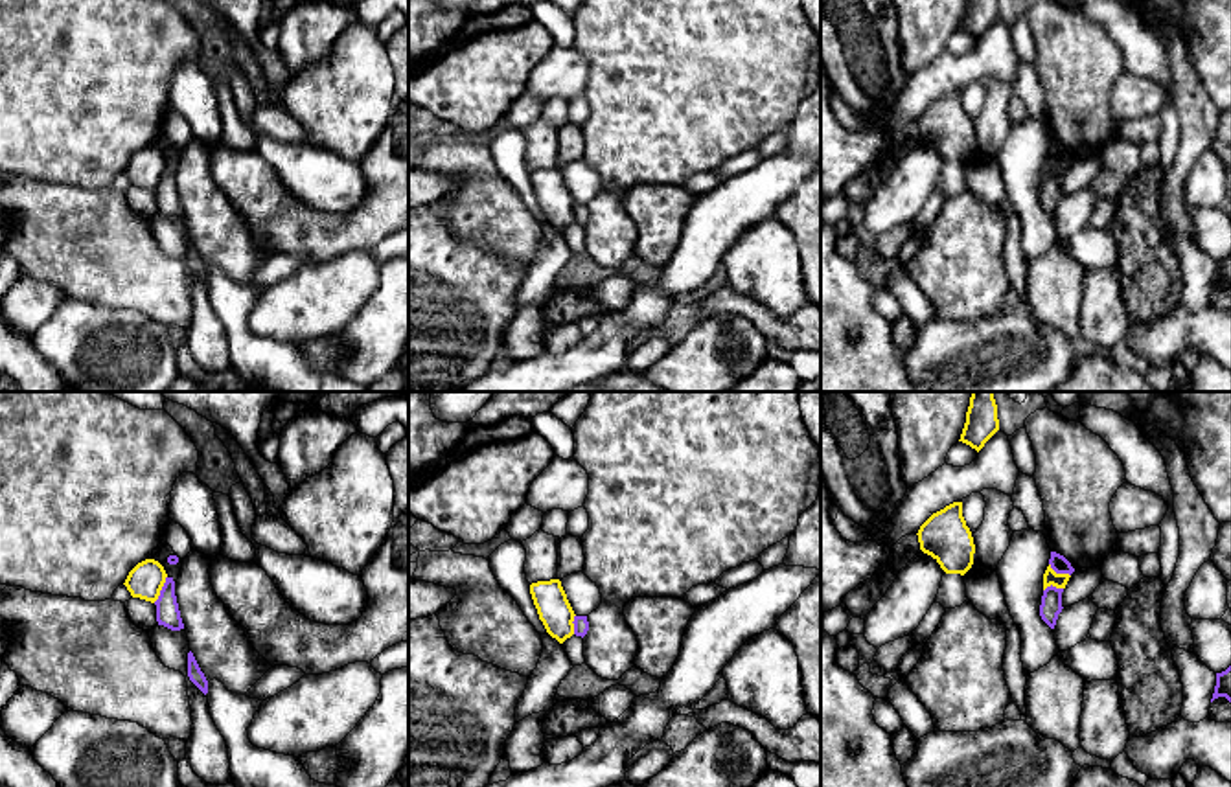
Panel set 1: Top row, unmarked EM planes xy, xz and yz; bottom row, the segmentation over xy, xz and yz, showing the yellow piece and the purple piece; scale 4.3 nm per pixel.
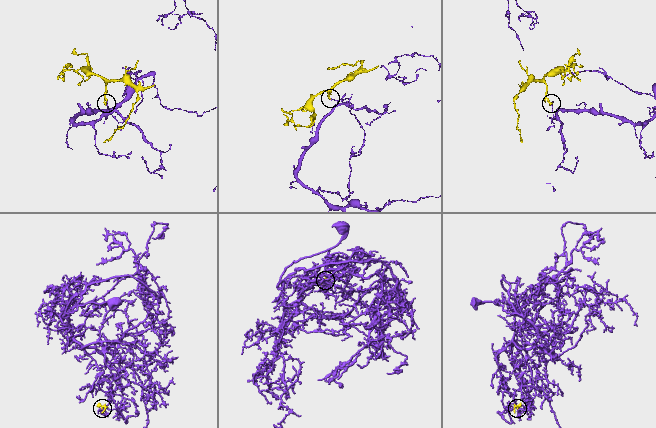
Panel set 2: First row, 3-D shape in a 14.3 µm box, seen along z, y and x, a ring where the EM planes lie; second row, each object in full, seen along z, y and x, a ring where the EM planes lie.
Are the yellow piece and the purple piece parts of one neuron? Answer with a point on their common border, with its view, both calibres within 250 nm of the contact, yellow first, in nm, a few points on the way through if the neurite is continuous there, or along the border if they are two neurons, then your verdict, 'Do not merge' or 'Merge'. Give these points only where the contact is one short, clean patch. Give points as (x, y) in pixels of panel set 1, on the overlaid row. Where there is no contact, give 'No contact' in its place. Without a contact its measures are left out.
Touches yellow at xy (161, 589). Thickness 160 nm (yellow) against 110 nm. Boundary: xy (166, 576), (161, 594), (153, 602). Do not merge

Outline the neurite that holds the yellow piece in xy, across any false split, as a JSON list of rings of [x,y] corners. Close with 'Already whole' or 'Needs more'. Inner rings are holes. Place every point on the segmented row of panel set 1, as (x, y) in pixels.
[[[145,559],[129,572],[123,585],[132,598],[155,603],[160,596],[166,577],[167,574],[158,561]]]. Already whole

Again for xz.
[[[559,579],[530,585],[530,594],[546,633],[563,644],[574,634],[574,610]]]. Already whole

